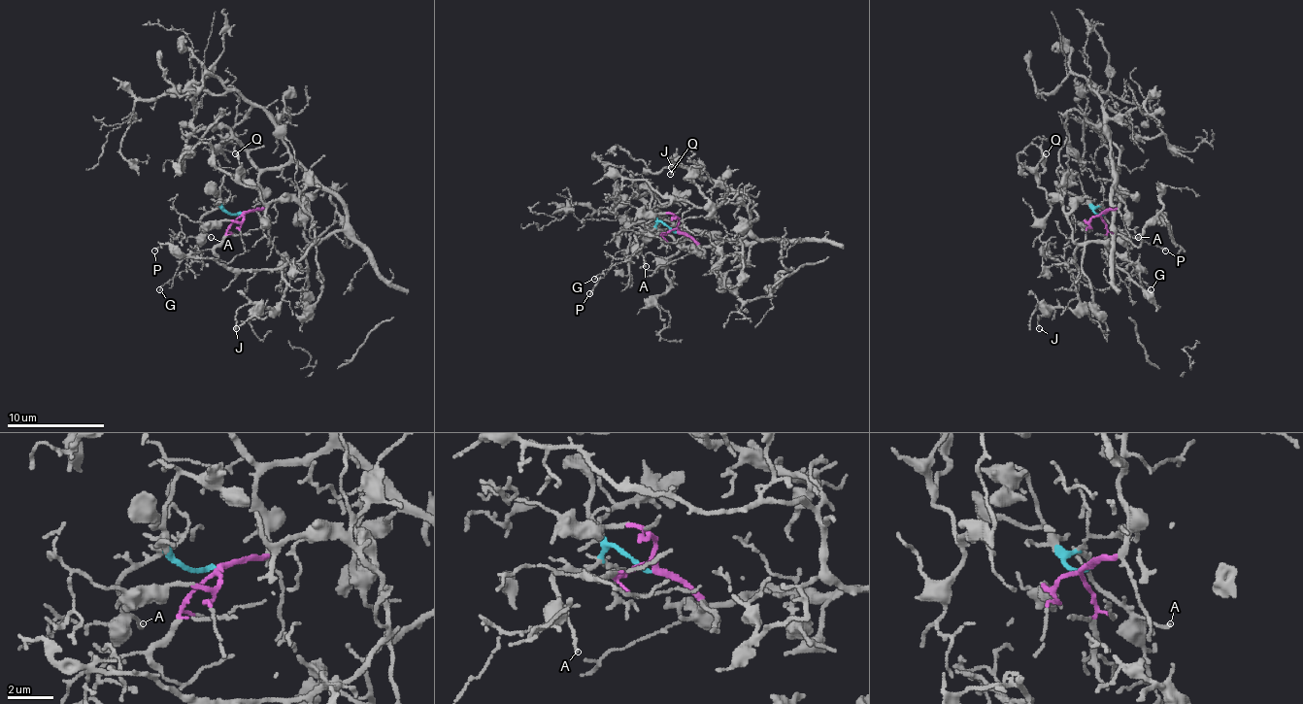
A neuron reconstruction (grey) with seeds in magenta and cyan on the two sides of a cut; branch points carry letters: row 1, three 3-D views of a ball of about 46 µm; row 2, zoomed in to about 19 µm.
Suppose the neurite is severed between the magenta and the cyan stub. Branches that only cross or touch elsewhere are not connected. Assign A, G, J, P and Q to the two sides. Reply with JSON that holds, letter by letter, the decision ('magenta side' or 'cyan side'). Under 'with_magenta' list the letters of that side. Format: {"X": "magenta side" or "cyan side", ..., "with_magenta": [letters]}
{"A": "cyan side", "G": "cyan side", "J": "magenta side", "P": "cyan side", "Q": "magenta side", "with_magenta": ["J", "Q"]}

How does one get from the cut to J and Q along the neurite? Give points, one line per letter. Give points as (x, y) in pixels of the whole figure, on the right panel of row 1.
J: (1102, 215), (1117, 205), (1112, 163), (1112, 234), (1076, 251), (1078, 304), (1049, 309), (1037, 321), (1039, 328)
Q: (1102, 215), (1117, 205), (1112, 163), (1112, 234), (1078, 244), (1037, 180), (1047, 153)

